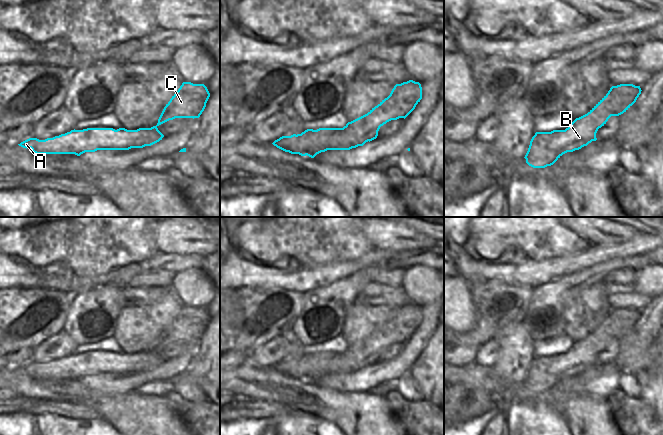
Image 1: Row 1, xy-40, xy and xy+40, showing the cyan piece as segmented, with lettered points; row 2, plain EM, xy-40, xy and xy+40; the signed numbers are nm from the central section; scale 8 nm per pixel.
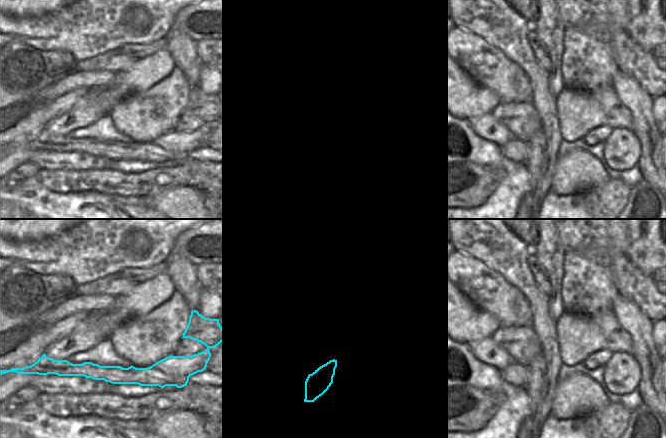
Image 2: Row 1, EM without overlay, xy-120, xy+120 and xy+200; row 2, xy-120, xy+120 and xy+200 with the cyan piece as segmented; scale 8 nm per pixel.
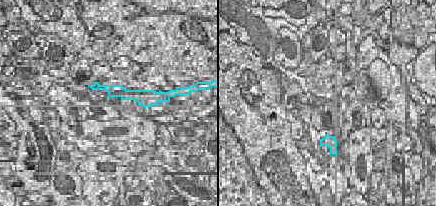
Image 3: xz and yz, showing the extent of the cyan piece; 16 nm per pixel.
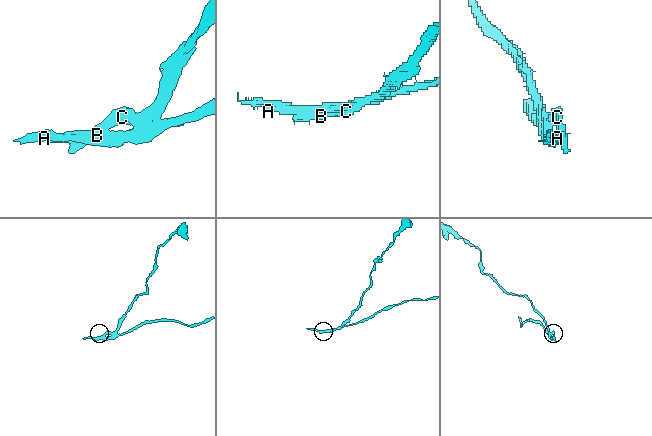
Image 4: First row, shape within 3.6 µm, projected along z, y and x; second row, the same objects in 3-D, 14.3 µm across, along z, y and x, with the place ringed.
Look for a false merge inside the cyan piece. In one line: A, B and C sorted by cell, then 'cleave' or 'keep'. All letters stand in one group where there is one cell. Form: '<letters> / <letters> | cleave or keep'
A / B C | cleave

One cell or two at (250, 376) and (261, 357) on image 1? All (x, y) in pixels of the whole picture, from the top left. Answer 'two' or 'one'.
two

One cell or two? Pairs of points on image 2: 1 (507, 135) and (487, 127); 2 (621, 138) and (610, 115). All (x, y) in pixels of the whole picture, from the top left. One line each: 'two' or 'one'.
1: one
2: two

